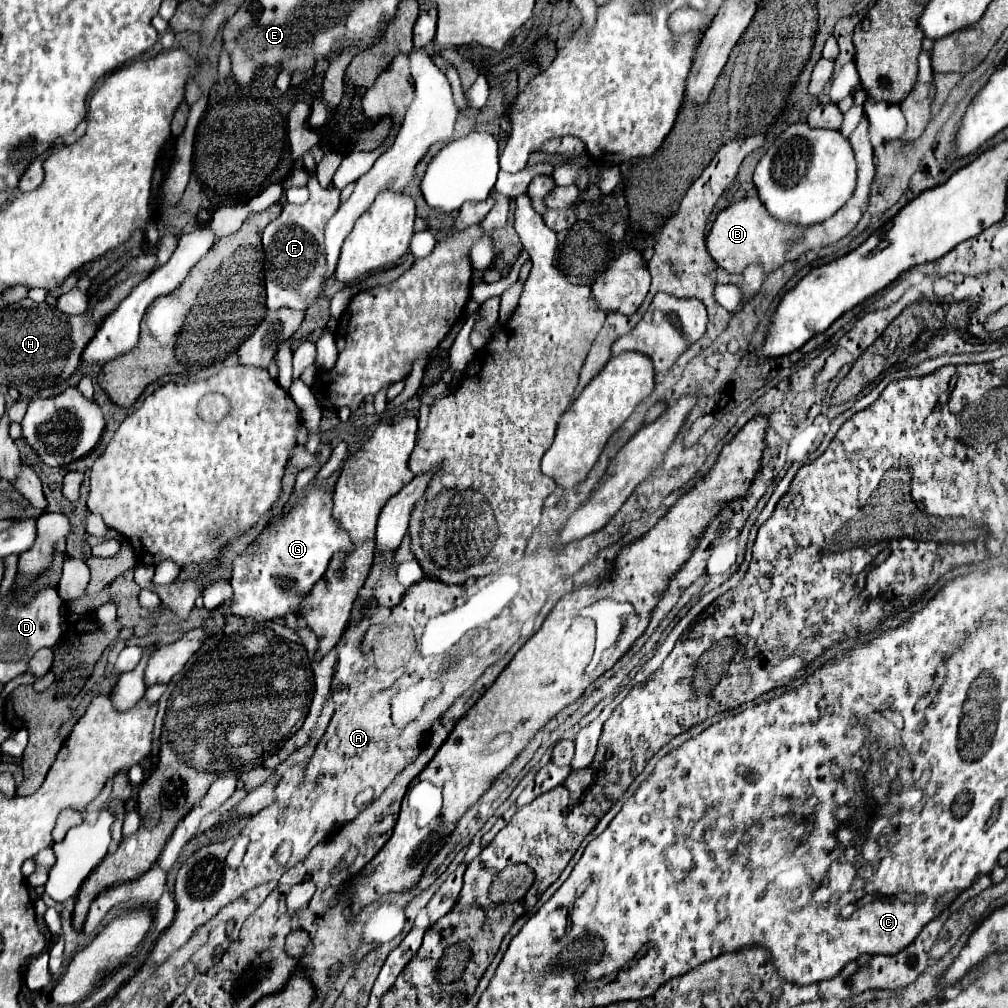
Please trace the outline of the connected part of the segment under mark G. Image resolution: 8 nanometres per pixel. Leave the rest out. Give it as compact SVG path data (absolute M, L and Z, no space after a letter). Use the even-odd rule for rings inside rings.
M322 486L306 492L292 510L282 514L270 530L260 534L258 542L258 554L250 556L244 552L236 558L230 580L234 588L232 614L252 620L276 620L298 614L302 600L326 572L332 554L338 550L352 550L348 532L332 518L332 490Z

